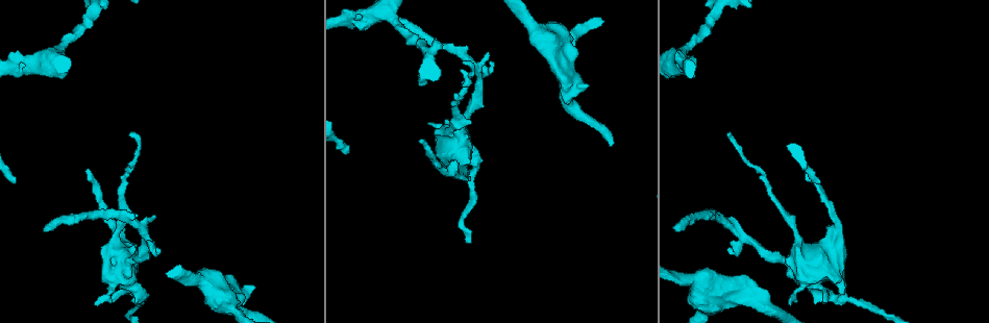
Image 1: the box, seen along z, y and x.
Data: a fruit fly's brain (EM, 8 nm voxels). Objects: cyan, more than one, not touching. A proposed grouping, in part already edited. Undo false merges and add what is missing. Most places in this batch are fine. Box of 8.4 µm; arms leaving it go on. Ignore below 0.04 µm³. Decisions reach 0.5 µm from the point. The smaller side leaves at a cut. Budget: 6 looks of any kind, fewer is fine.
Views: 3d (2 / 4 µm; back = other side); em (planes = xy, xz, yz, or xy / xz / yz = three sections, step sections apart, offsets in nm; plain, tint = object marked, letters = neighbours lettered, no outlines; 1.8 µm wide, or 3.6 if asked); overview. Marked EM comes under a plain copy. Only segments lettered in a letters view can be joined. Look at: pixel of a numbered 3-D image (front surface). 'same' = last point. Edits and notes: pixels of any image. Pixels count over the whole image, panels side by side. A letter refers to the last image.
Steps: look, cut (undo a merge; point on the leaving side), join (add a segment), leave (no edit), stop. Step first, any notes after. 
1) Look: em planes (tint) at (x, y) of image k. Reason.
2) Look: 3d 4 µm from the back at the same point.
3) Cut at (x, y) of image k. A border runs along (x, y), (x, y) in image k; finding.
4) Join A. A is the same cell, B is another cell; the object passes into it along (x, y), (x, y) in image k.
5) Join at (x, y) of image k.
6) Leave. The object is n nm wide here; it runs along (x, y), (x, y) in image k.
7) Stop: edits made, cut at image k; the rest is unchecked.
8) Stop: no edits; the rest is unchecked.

Look: 3d 2 µm at (152, 215) of image 1. Thin end.

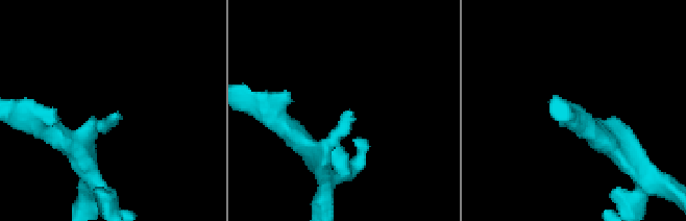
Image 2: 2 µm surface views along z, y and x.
Look: em planes (letters) at (349, 109) of image 2.

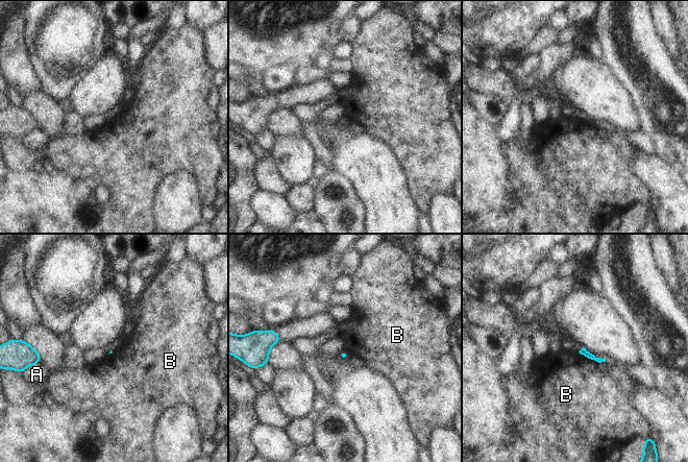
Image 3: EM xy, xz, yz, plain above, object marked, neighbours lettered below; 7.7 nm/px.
Leave. A and B are other cells; a border runs along (578, 351), (589, 359), (605, 362) in image 3; no lettered segment goes on from it.

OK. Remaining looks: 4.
Look: em planes (letters) at (131, 133) of image 1. Long arm stops here.

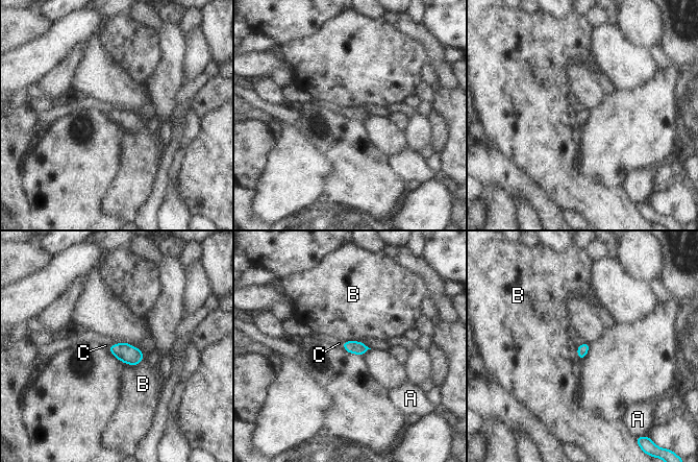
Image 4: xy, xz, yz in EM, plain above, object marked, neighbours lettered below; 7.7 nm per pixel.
Join at (339, 343) of image 4. The object is 80 nm wide here; C is the same cell, A and B are other cells; the object passes into it along (357, 347), (344, 345), (339, 343) in image 4; the cell continues.

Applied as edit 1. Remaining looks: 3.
Look: overview.

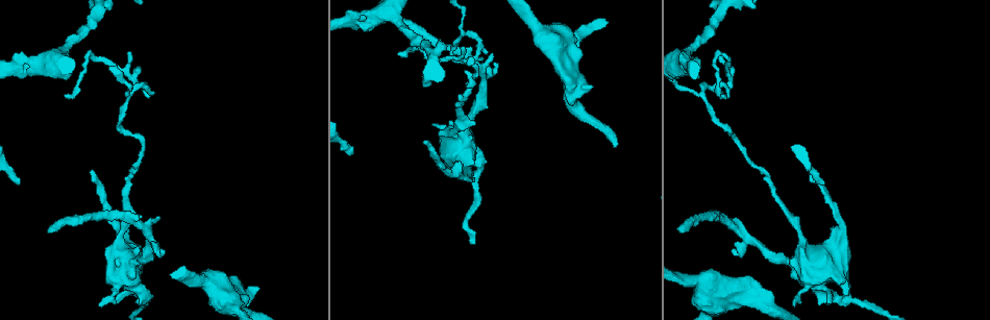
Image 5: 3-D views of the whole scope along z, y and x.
Look: em xy step 16 (letters) at (827, 302) of image 5. Branch stops here.

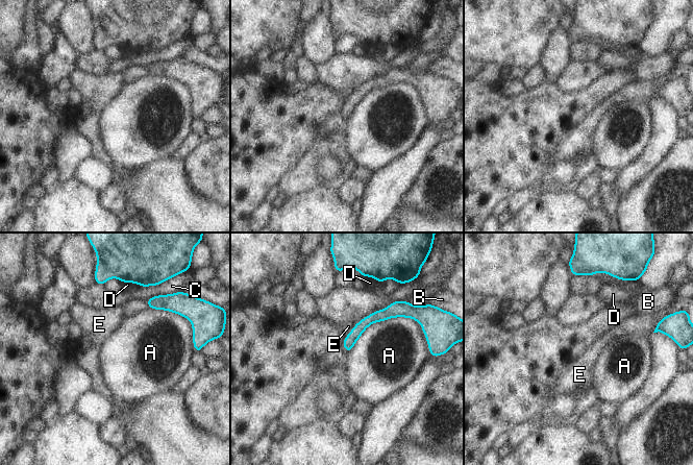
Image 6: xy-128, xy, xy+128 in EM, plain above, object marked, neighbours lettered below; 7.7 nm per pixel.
Look: em planes (letters) at the same point.

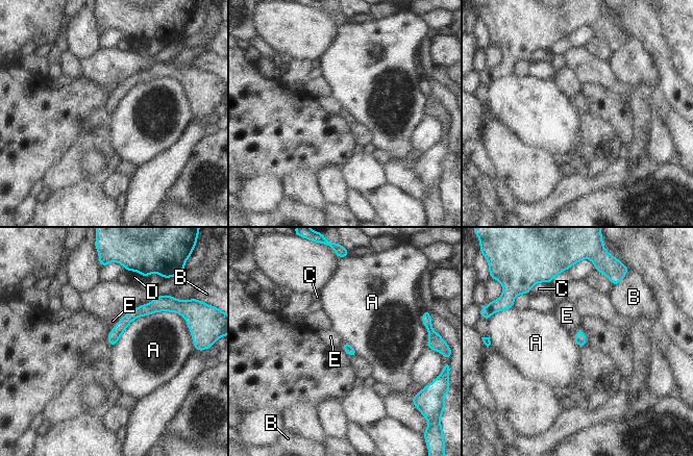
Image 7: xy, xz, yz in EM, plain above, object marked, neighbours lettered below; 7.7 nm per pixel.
Leave. A, B, C, D and E are other cells; it runs along (159, 304), (133, 313), (112, 342) in image 7; none of them fits.

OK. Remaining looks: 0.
Stop: edits made, join at image 4; the rest is unchecked.

